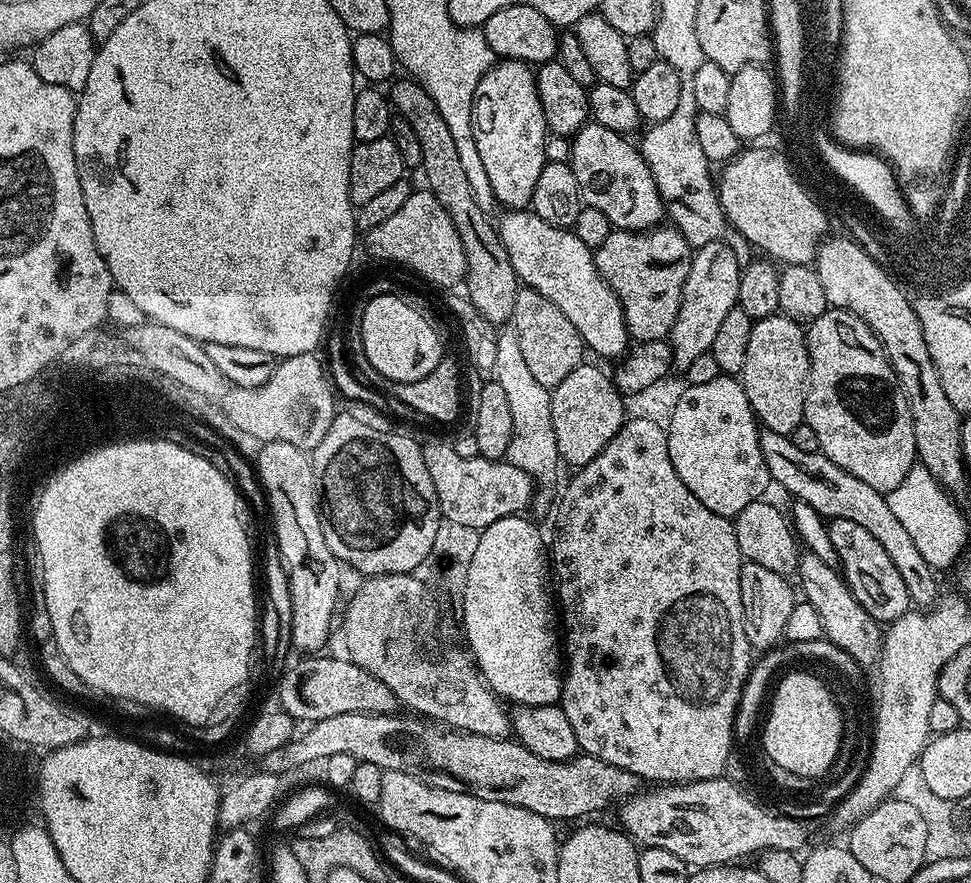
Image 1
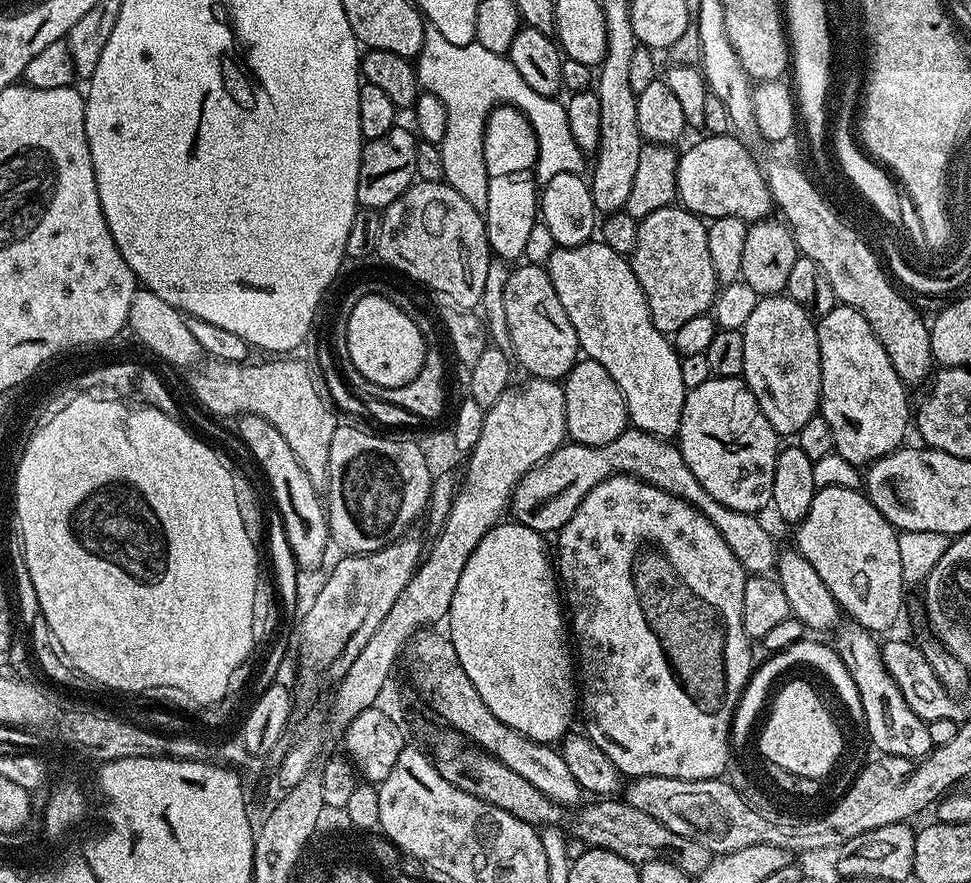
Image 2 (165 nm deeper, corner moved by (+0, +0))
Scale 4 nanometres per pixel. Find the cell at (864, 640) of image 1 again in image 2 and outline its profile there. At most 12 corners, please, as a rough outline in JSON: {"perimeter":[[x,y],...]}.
{"perimeter":[[855,622],[834,647],[858,686],[877,753],[922,760],[927,723],[906,706],[881,641]]}

